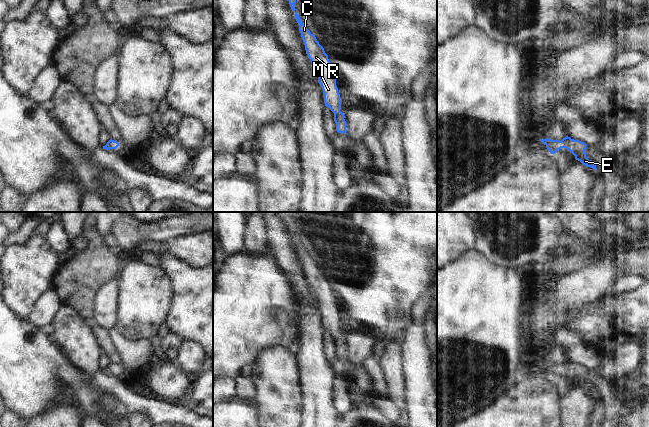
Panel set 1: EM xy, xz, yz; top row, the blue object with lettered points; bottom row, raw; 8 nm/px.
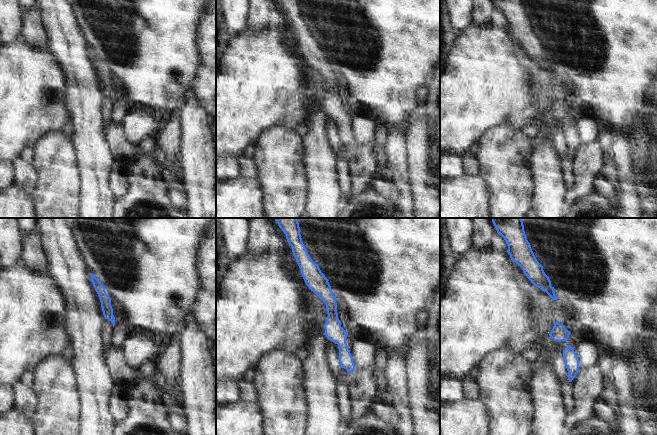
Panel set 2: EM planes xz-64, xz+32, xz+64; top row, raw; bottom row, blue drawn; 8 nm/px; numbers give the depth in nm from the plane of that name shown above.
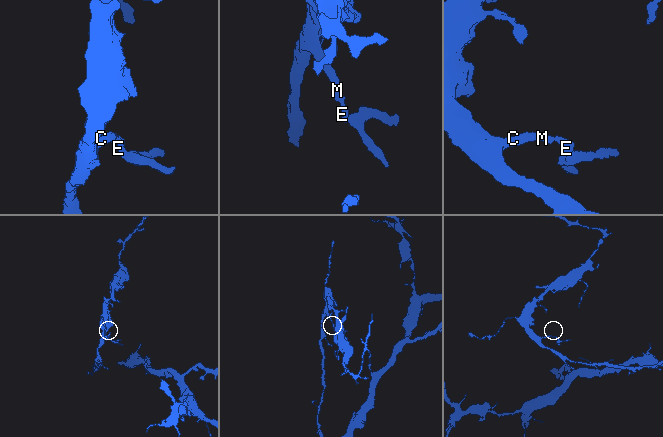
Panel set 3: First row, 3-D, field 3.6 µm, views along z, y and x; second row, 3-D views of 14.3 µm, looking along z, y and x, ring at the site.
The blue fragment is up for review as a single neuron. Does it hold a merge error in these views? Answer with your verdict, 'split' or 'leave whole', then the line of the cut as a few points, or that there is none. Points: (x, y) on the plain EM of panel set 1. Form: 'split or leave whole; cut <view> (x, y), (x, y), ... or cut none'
leave whole; cut none

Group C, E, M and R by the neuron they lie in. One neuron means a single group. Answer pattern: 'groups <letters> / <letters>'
groups C E M R

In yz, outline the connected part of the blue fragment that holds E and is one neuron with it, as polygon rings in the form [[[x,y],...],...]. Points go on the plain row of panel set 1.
[[[568,360],[563,362],[561,365],[542,362],[541,366],[547,371],[548,376],[551,378],[554,378],[561,372],[566,372],[575,380],[576,384],[580,385],[583,389],[591,391],[597,395],[596,388],[586,381],[585,373],[587,369],[584,366],[571,363]]]

